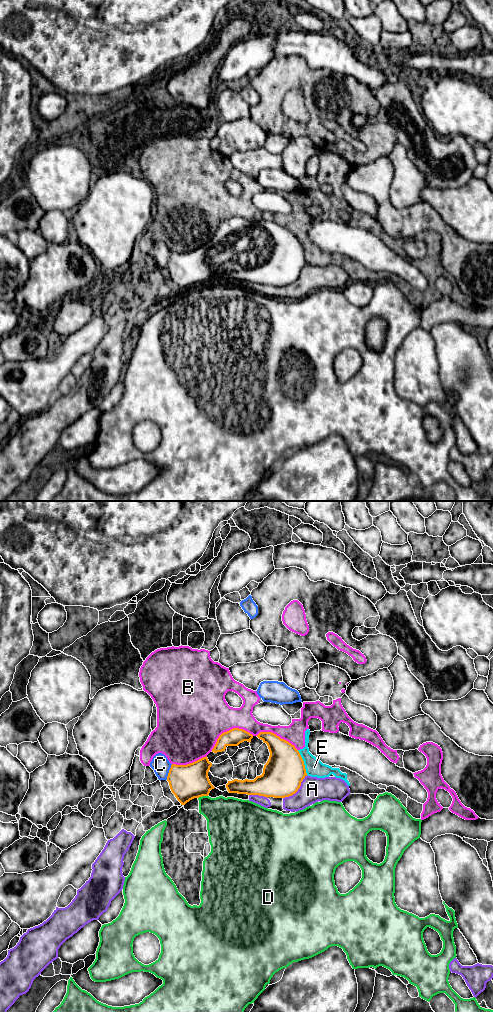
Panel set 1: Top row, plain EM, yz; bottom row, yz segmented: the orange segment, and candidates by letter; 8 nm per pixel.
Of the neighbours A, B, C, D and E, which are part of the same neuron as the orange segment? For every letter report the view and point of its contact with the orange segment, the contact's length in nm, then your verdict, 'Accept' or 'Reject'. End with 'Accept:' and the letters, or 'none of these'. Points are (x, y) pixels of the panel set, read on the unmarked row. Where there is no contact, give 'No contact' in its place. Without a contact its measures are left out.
A: Touches orange at yz (297, 278). Shared border 280 nm. Reject
B: Touches orange at yz (229, 218). Shared border 360 nm. Reject
C: Touches orange at yz (169, 260). Shared border 140 nm. Reject
D: Touches orange at yz (202, 283). Shared border 80 nm. Reject
E: Touches orange at yz (303, 250). Shared border 220 nm. Reject
Accept: none of these

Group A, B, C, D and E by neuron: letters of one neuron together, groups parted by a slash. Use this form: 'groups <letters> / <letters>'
groups A / B E / C / D

